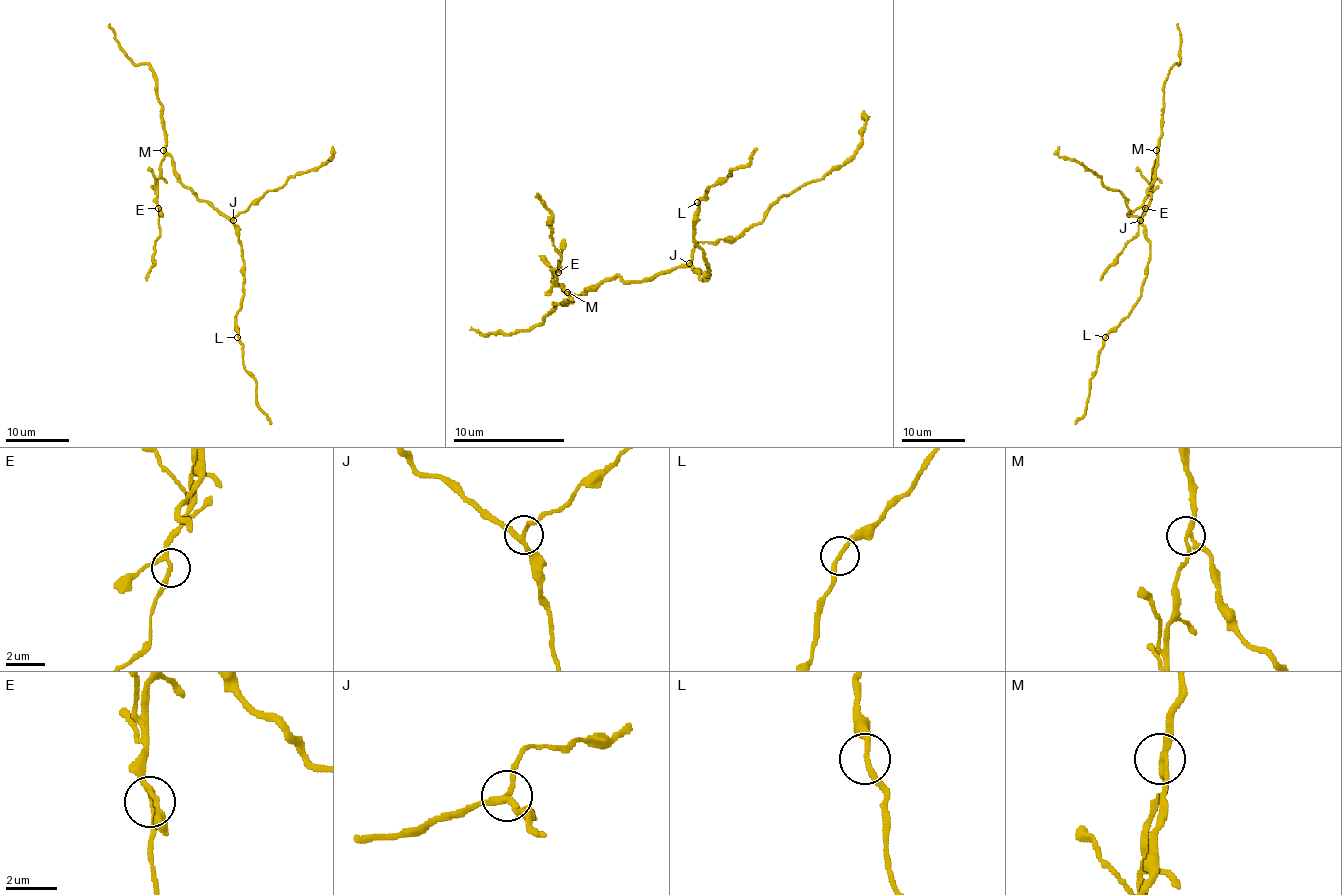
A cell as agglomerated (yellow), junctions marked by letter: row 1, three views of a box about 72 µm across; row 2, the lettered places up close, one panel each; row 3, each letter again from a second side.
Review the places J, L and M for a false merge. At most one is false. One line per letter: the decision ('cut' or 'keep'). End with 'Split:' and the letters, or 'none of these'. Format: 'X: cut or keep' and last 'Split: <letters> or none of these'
J: keep
L: keep
M: cut
Split: M

